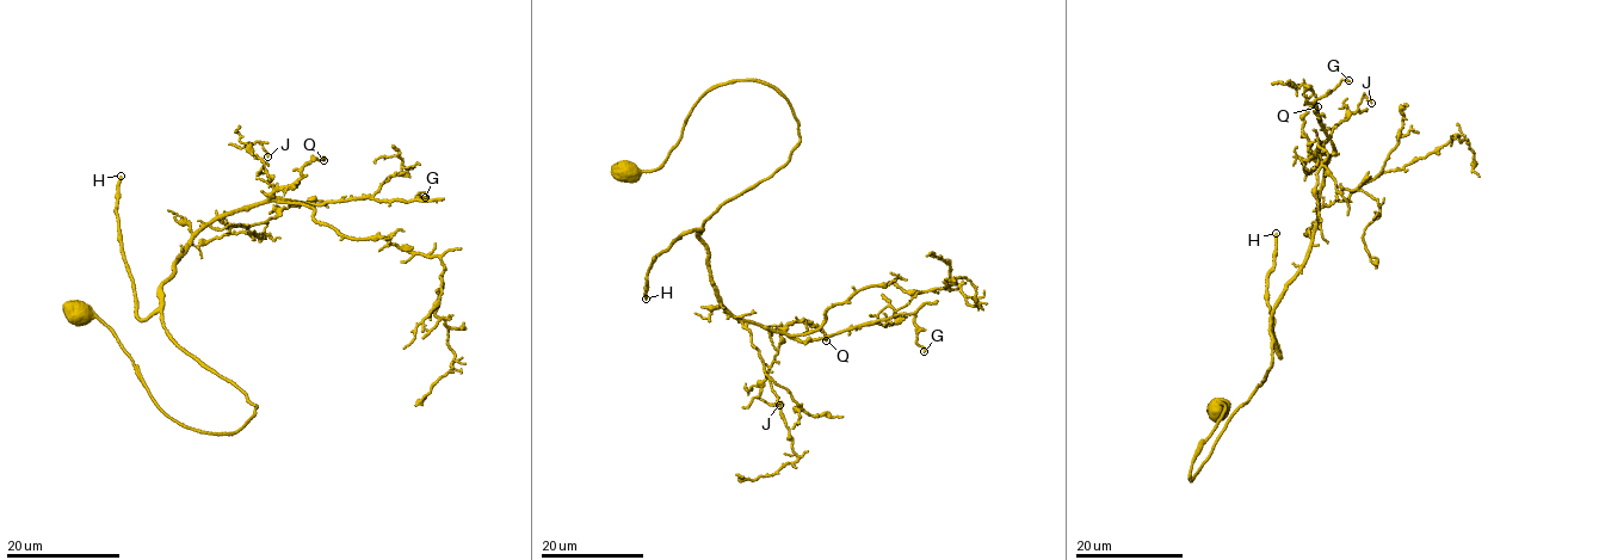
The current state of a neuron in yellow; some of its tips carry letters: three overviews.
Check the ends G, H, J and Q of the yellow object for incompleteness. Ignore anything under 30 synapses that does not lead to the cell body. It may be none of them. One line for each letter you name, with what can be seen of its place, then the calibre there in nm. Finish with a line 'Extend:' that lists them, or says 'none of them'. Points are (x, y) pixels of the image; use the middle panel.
H: (646, 299) | 240 nm
Extend: H

